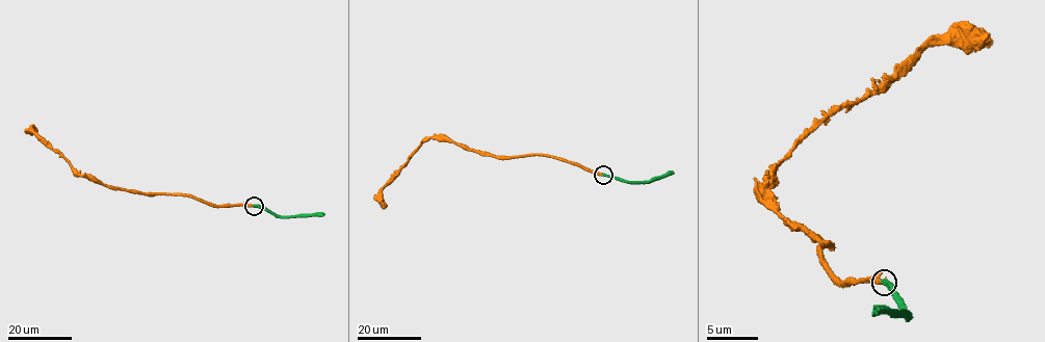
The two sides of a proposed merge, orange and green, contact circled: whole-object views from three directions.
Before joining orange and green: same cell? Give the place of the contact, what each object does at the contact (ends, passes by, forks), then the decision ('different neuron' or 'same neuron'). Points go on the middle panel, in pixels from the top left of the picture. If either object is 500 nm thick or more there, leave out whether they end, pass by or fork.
place (603, 175); orange ends; green ends; same neuron

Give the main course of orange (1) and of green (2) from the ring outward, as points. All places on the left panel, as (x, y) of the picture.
1: (253, 206), (216, 206), (180, 194), (113, 189), (80, 176), (60, 154), (32, 132), (35, 129)
2: (253, 206), (264, 207), (280, 216), (323, 214)

